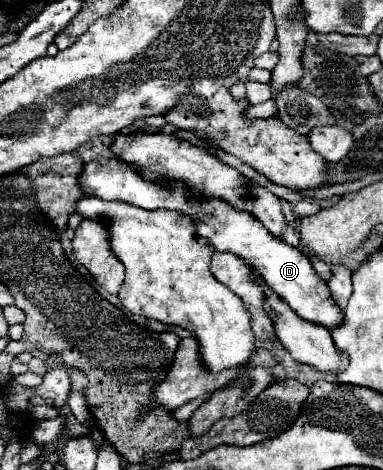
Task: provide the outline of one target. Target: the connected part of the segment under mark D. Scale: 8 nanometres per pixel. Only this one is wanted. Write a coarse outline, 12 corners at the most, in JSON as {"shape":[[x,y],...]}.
{"shape":[[94,160],[84,194],[178,210],[232,252],[304,320],[334,330],[344,314],[308,256],[250,212]]}

